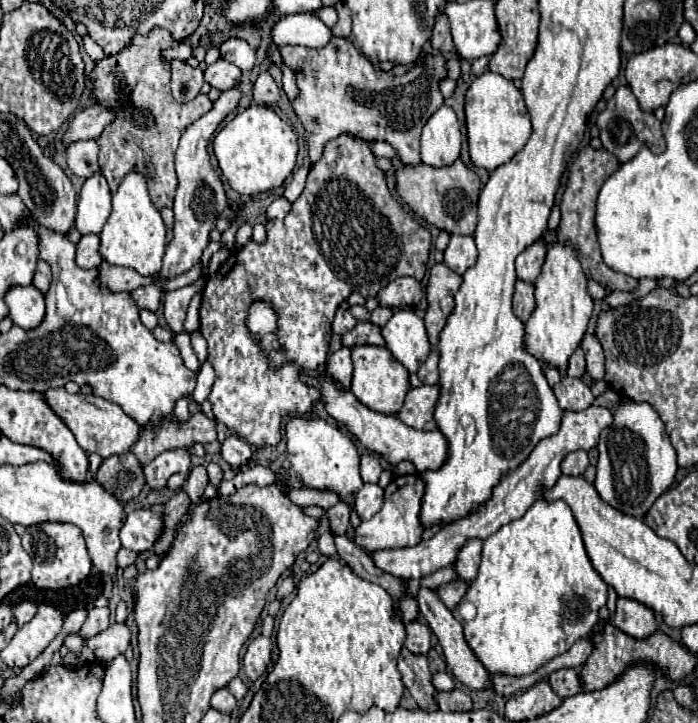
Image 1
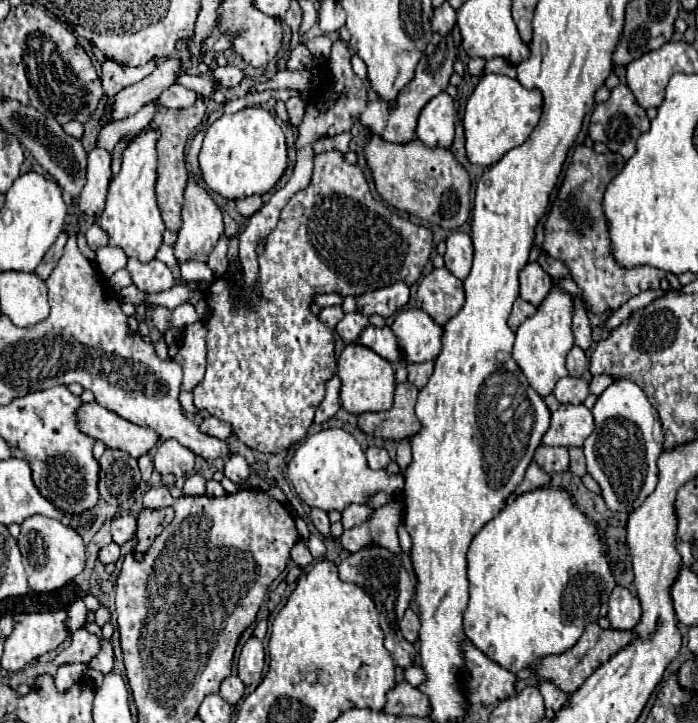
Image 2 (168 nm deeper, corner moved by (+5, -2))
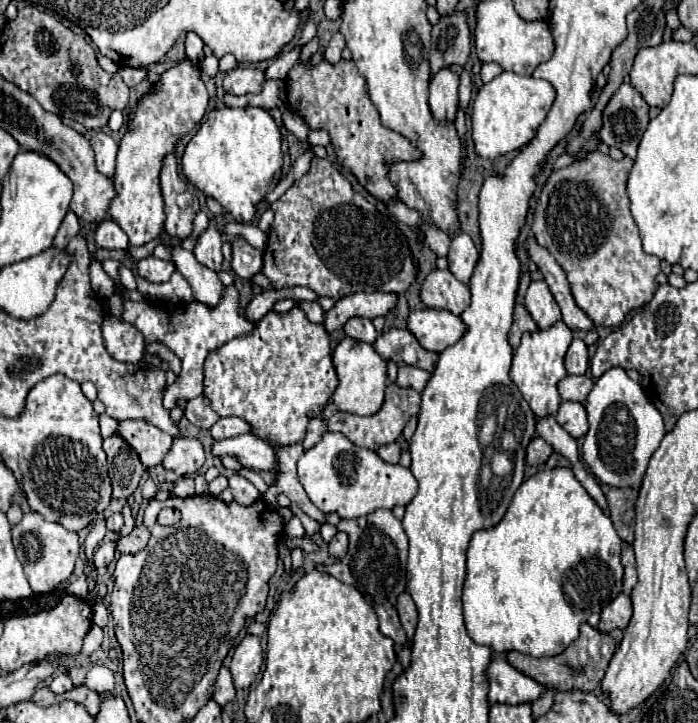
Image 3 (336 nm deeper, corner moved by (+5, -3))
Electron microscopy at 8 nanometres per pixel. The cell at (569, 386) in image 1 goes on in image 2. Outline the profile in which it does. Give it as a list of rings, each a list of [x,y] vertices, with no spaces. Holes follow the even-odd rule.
[[[563,377],[557,381],[553,395],[557,397],[559,403],[583,403],[585,397],[589,395],[589,385],[587,381],[579,377]]]

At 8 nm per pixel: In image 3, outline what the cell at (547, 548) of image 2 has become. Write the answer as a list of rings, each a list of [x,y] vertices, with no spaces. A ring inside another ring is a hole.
[[[553,468],[543,470],[531,478],[527,478],[521,488],[515,492],[505,516],[499,524],[491,528],[481,528],[473,534],[469,548],[467,548],[467,578],[463,586],[463,614],[465,614],[465,626],[473,642],[489,646],[497,654],[507,652],[521,652],[529,656],[557,656],[561,654],[569,644],[573,644],[579,636],[581,622],[587,622],[587,618],[593,612],[601,612],[603,602],[613,600],[621,592],[621,578],[623,578],[623,566],[619,562],[621,556],[621,538],[617,530],[613,528],[613,522],[601,512],[601,508],[595,504],[595,500],[585,492],[585,488],[577,482],[573,472],[569,468]]]

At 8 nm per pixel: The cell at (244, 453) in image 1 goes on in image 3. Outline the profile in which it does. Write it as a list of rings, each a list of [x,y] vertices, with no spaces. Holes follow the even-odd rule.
[[[237,472],[229,478],[229,490],[233,492],[233,498],[235,498],[239,504],[251,504],[253,500],[259,498],[257,488],[255,488],[247,478],[243,478],[243,476],[237,474]]]

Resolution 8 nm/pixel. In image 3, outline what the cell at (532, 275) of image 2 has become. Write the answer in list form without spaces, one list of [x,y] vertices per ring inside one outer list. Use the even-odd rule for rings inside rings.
[[[533,280],[529,284],[523,304],[539,328],[549,328],[549,324],[555,324],[557,320],[561,320],[561,310],[551,290],[547,288],[545,280]]]

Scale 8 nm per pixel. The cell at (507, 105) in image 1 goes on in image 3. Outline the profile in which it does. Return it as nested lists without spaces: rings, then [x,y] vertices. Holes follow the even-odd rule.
[[[503,72],[483,84],[471,108],[471,138],[475,142],[475,152],[481,158],[497,158],[523,148],[535,136],[535,130],[547,116],[553,100],[555,90],[547,80],[519,76],[515,72]]]

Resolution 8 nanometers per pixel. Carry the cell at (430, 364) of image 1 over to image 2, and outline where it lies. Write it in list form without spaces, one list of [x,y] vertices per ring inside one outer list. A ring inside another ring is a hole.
[[[433,361],[425,363],[409,363],[407,365],[407,381],[413,383],[417,389],[423,389],[429,381],[429,375],[433,373]]]

